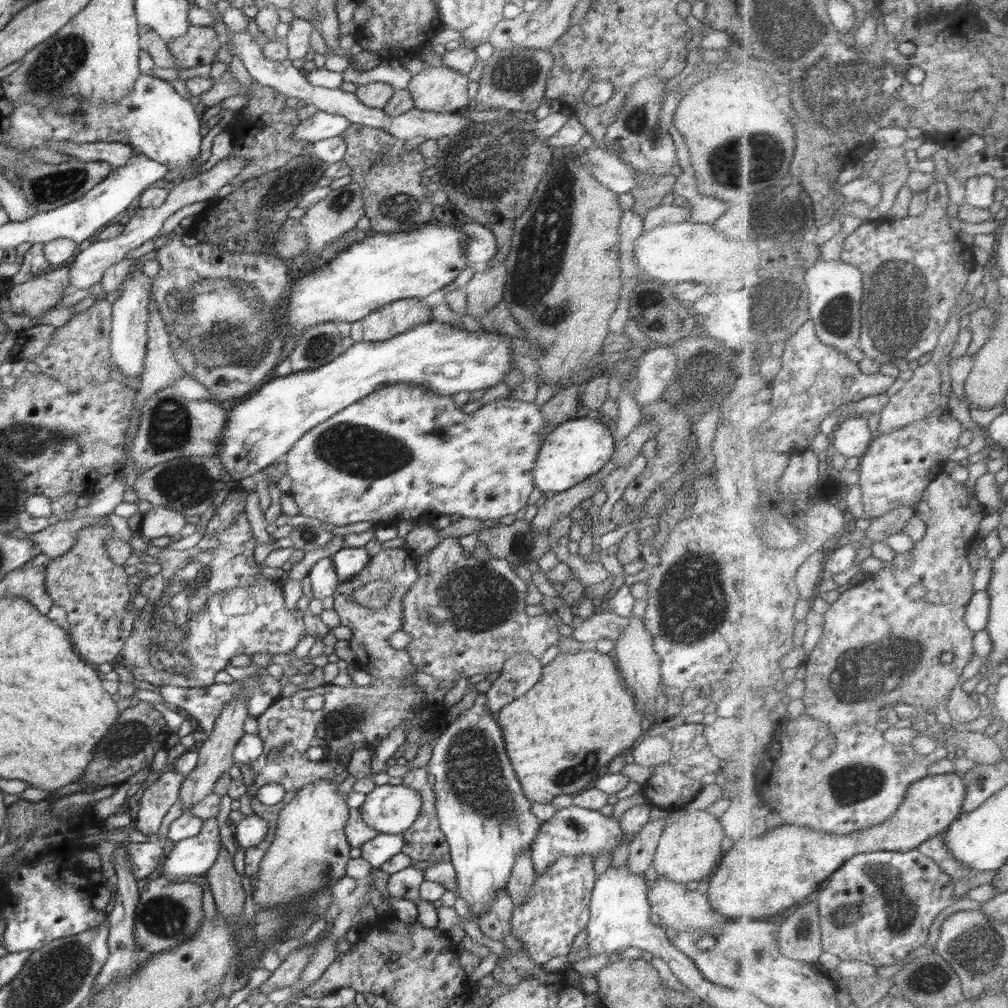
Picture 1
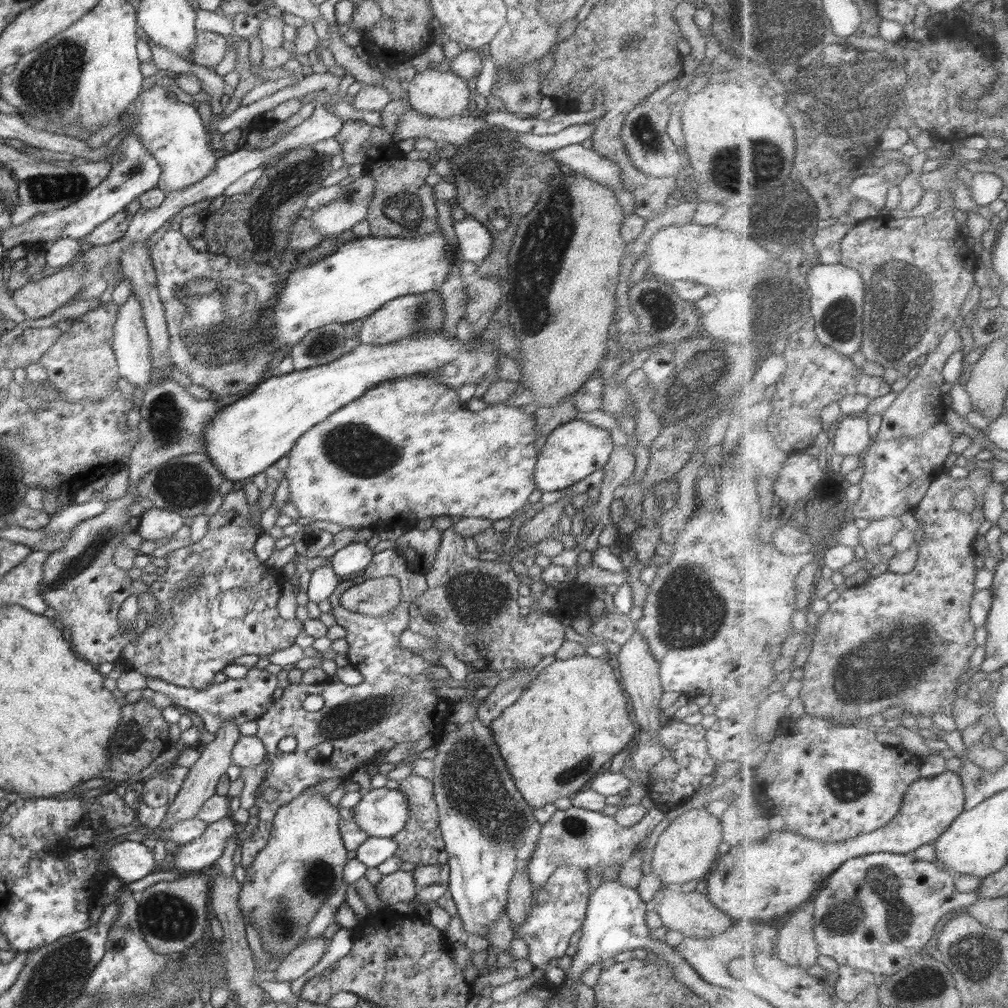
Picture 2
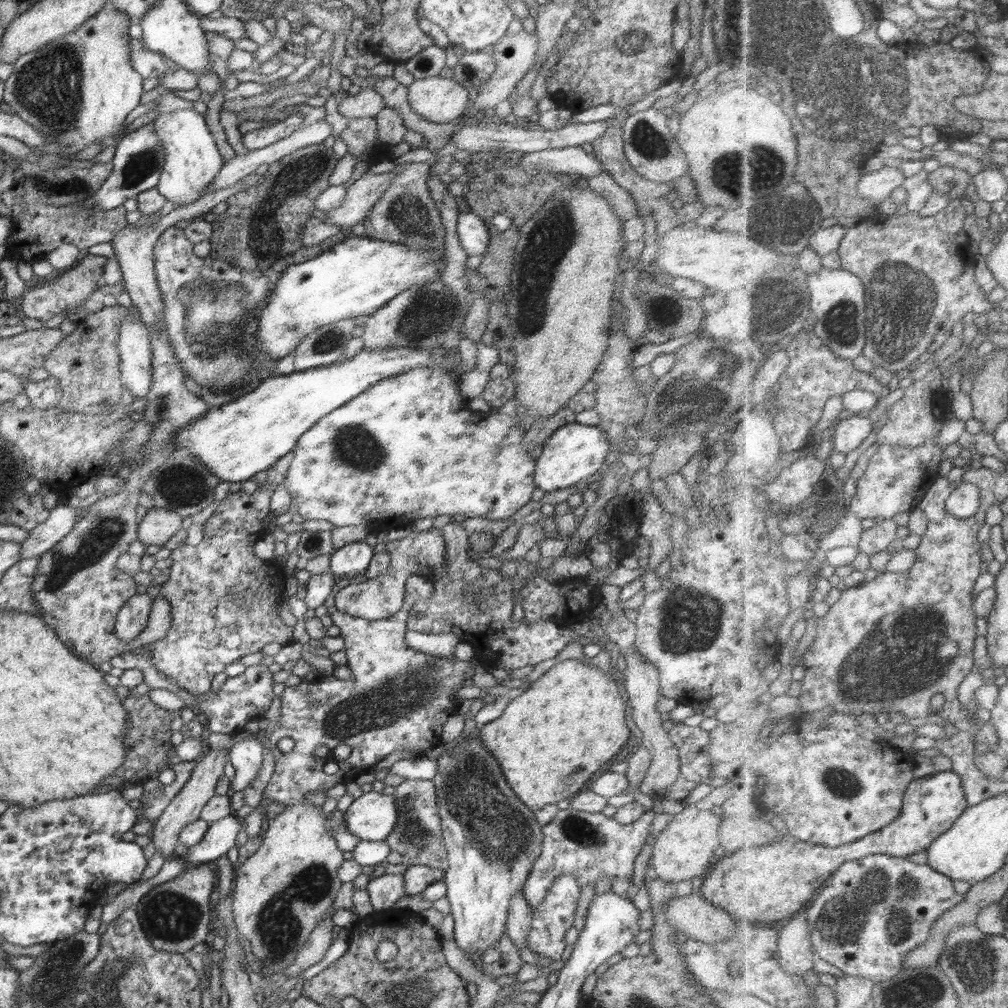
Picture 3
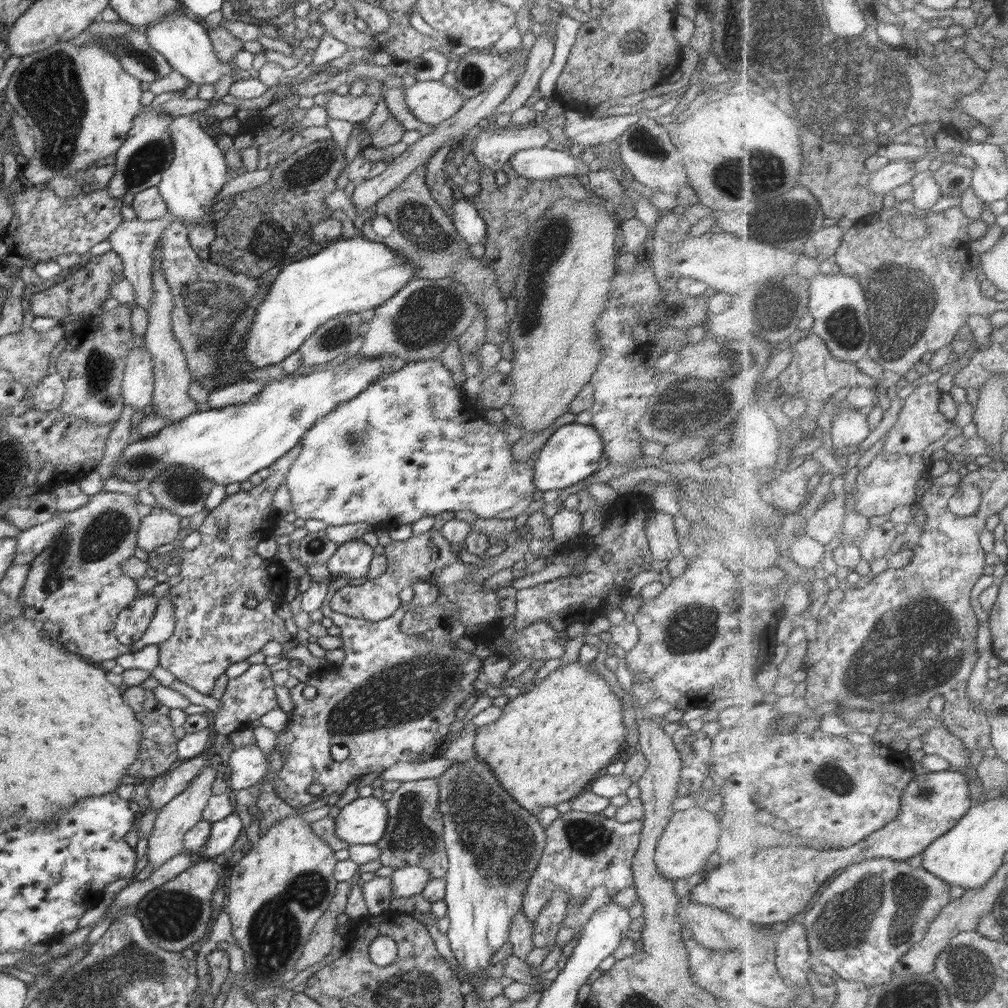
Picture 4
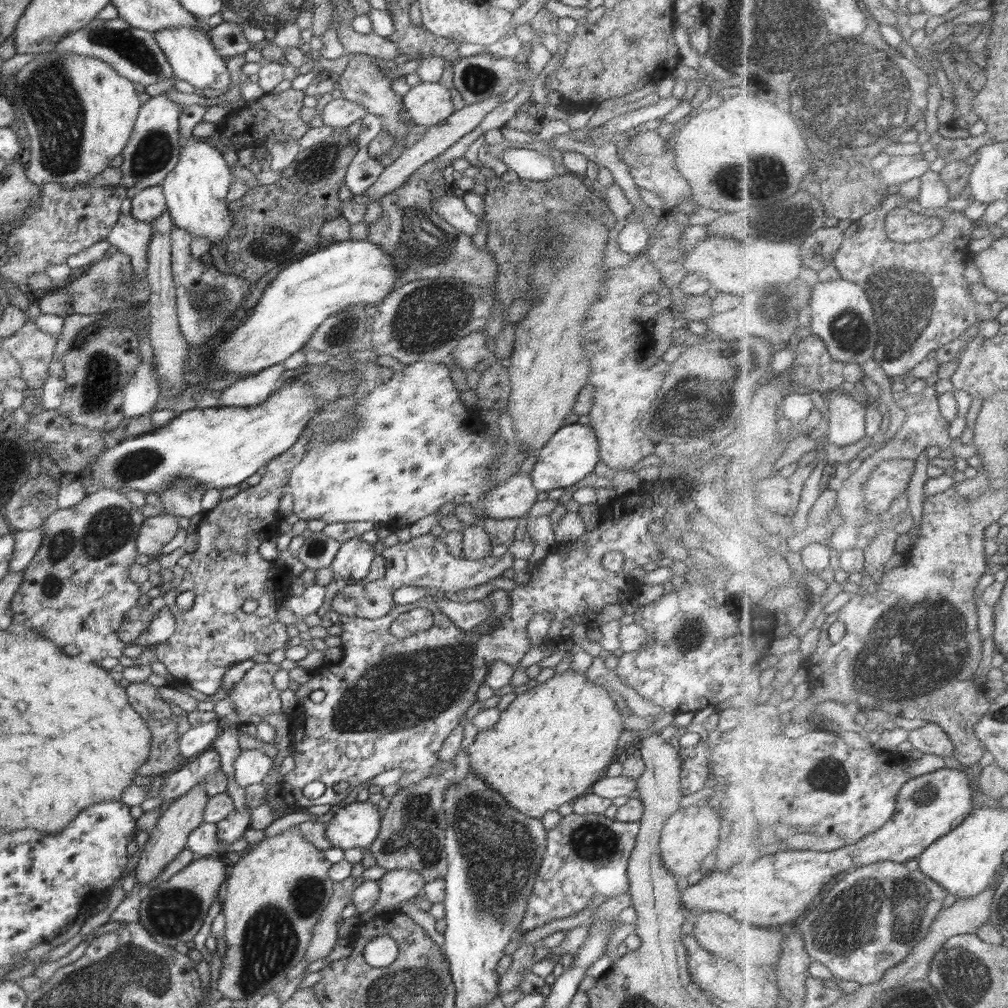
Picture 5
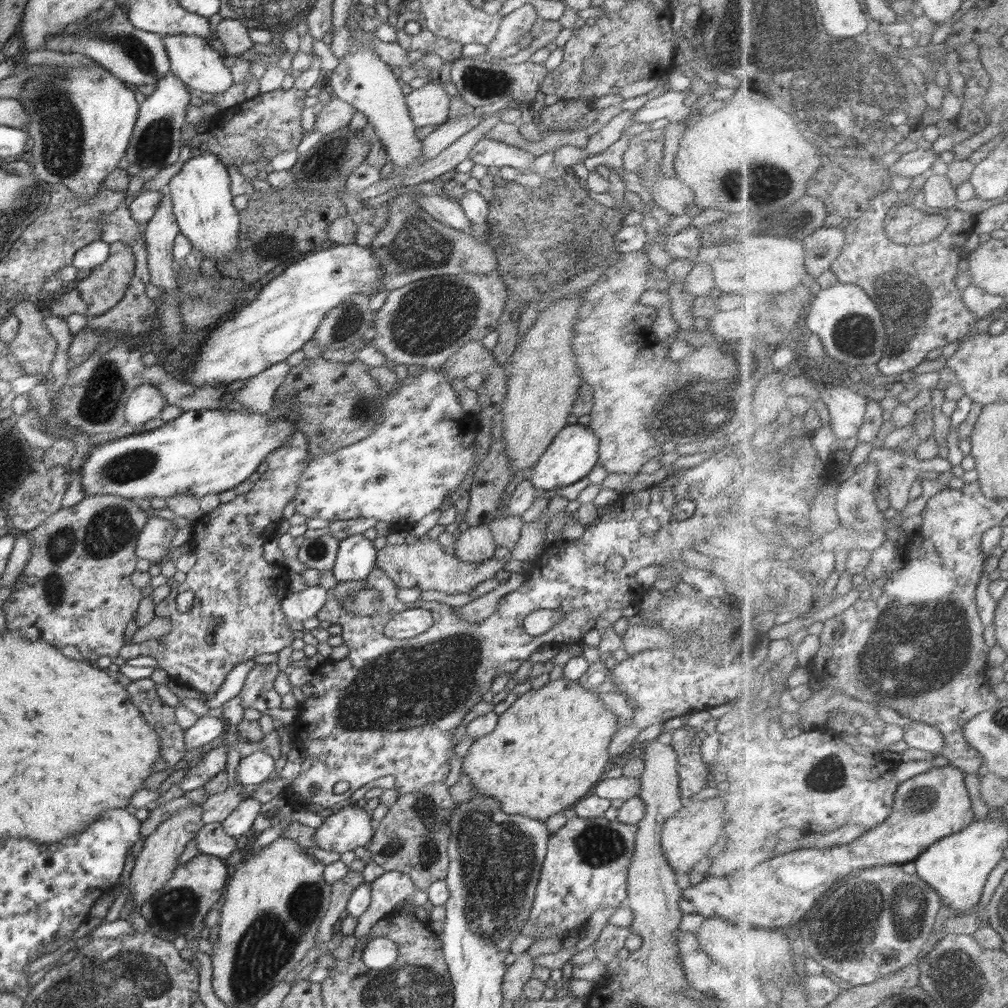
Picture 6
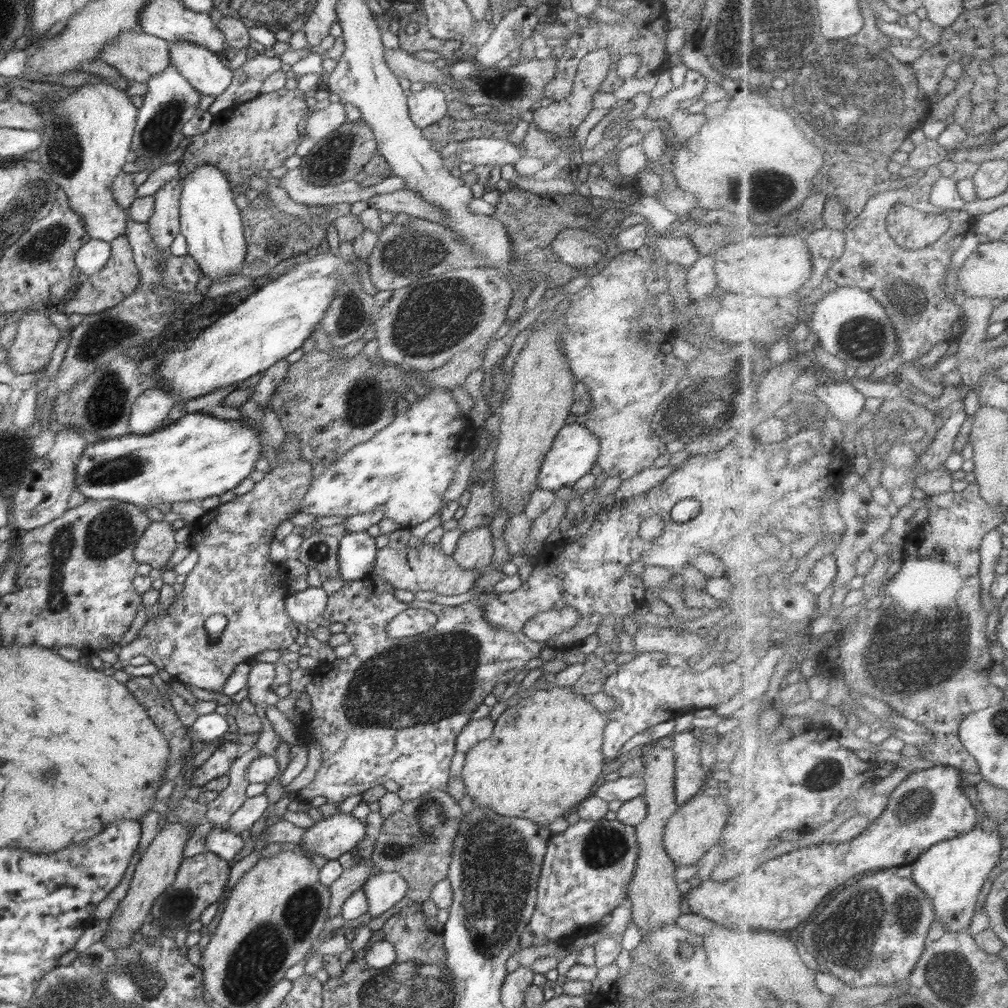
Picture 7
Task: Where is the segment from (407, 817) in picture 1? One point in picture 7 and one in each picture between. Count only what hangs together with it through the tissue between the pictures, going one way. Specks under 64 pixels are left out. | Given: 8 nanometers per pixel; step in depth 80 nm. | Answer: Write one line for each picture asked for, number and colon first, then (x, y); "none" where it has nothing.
2: (381, 813)
3: (372, 816)
4: (362, 821)
5: (356, 825)
6: (351, 827)
7: (337, 834)

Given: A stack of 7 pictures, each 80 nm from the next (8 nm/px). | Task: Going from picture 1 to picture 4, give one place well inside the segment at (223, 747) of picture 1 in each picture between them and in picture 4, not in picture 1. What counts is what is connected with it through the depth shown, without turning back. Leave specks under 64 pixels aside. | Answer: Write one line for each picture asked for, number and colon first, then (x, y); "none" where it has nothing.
2: (200, 784)
3: (185, 808)
4: (174, 820)

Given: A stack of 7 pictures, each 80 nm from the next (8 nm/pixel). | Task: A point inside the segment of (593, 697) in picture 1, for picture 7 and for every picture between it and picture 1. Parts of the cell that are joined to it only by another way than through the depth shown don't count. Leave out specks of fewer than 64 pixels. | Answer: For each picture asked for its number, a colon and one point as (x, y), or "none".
2: (571, 720)
3: (549, 741)
4: (549, 743)
5: (553, 742)
6: (550, 747)
7: (543, 757)

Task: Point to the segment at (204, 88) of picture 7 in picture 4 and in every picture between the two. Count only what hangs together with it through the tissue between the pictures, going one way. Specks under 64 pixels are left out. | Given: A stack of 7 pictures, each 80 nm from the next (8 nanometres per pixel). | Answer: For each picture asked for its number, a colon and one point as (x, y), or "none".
4: (186, 45)
5: (193, 57)
6: (192, 59)

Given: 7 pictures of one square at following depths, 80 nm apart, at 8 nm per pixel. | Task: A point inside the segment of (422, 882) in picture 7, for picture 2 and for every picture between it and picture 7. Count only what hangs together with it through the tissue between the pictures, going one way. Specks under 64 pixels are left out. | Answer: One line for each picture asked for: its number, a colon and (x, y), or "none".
2: (420, 841)
3: (417, 837)
4: (414, 832)
5: (412, 831)
6: (412, 838)

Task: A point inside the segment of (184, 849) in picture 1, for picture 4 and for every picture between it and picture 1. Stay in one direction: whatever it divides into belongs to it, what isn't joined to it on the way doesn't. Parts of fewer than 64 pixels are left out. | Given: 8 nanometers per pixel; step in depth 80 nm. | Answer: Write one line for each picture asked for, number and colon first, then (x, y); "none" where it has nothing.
2: (204, 850)
3: (221, 835)
4: (224, 833)

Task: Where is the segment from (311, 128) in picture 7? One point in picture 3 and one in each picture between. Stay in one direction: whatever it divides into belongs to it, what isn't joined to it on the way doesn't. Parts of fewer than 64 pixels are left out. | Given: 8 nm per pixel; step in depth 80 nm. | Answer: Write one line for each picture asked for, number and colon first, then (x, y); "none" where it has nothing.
3: (367, 103)
4: (355, 110)
5: (339, 113)
6: (336, 114)

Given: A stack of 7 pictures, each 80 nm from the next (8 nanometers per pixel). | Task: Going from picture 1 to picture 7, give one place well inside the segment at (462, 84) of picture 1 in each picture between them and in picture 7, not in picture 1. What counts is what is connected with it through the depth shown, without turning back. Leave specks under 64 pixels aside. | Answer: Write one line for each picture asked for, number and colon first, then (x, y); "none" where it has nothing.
2: (442, 95)
3: (438, 100)
4: (432, 102)
5: (428, 104)
6: (428, 106)
7: (427, 106)

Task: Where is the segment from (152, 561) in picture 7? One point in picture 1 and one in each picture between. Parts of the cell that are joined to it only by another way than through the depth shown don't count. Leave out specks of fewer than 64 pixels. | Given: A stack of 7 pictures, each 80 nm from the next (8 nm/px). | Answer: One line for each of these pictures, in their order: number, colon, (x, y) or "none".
1: (159, 521)
2: (156, 524)
3: (159, 524)
4: (161, 526)
5: (156, 532)
6: (152, 544)

